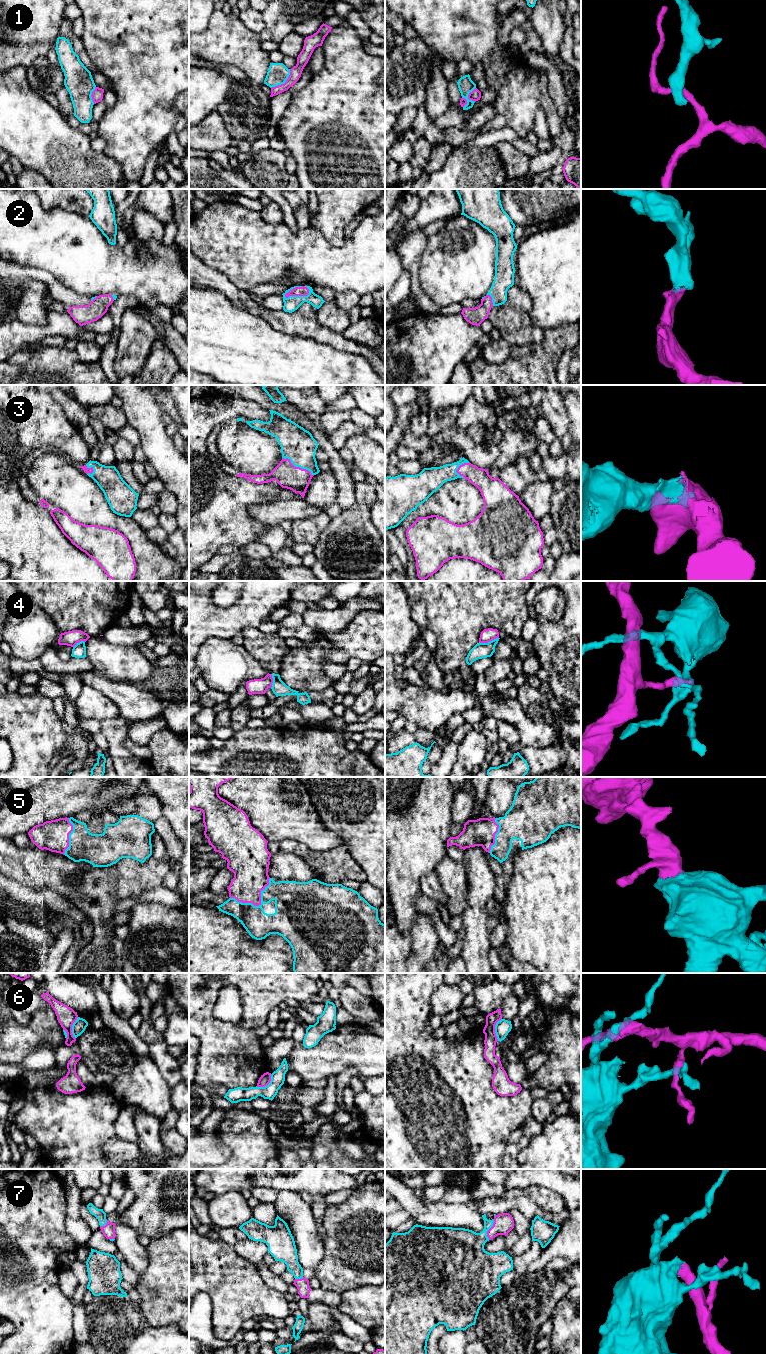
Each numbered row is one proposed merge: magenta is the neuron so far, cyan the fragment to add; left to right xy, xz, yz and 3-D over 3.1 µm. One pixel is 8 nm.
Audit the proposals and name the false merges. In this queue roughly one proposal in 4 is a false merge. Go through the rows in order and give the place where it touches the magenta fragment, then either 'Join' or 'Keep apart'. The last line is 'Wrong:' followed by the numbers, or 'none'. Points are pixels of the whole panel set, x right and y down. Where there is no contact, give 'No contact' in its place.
1: Touches magenta at yz (468, 97). Keep apart
2: Touches magenta at xz (298, 295). Join
3: Touches magenta at xz (298, 467). Join
4: Touches magenta at yz (488, 641). Keep apart
5: Touches magenta at xz (257, 905). Join
6: Touches magenta at yz (494, 1029). Keep apart
7: Touches magenta at yz (489, 1229). Join
Wrong: 1, 4, 6

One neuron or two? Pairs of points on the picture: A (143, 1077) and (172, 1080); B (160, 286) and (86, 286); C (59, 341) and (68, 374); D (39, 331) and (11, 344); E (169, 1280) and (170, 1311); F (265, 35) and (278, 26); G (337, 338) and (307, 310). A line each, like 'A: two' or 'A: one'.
A: two
B: one
C: two
D: one
E: one
F: two
G: one

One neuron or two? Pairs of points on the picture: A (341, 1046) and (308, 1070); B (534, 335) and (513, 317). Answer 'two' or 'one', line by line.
A: one
B: one

